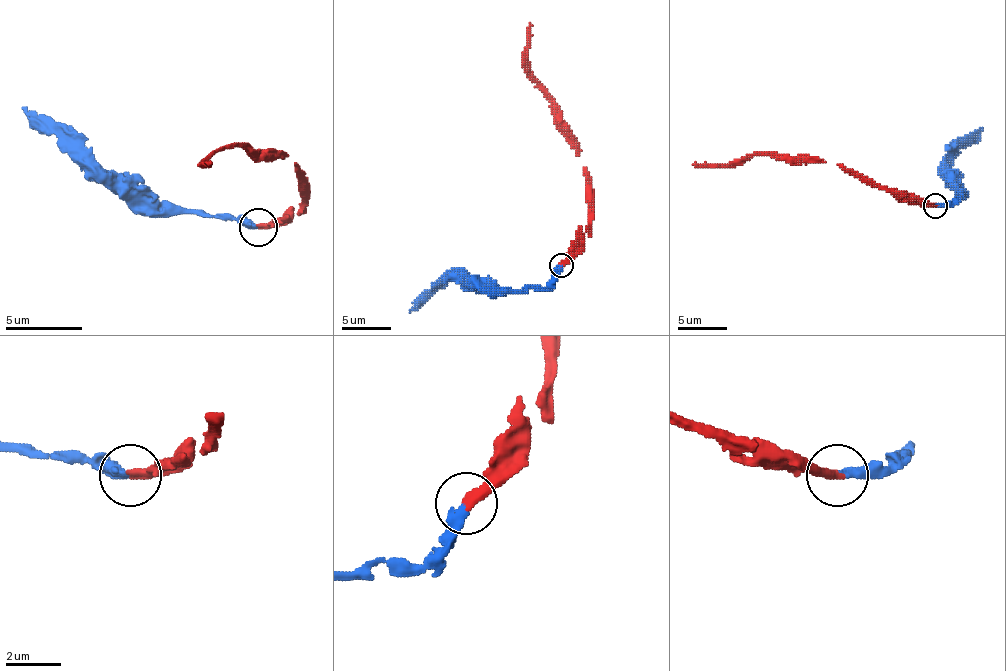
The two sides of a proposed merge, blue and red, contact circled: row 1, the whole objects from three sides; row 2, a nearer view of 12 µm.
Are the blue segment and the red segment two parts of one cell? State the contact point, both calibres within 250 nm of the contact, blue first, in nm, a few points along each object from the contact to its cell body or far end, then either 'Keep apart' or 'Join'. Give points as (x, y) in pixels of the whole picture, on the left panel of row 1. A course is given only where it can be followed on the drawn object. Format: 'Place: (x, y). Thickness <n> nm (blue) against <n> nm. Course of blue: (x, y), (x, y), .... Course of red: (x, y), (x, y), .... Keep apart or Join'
Place: (258, 227). Thickness 320 nm (blue) against 360 nm. Course of blue: (259, 228), (248, 228), (232, 216), (133, 209), (91, 174), (72, 151), (22, 106). Course of red: (259, 228), (282, 224), (301, 209), (297, 167), (255, 151), (221, 147), (206, 163), (209, 163). Join

